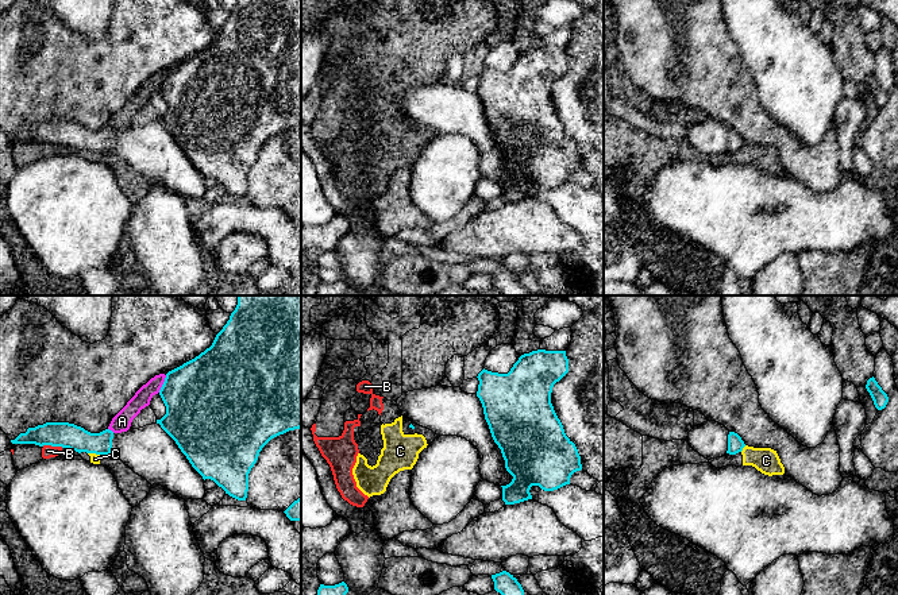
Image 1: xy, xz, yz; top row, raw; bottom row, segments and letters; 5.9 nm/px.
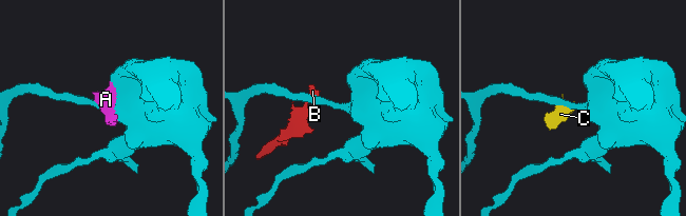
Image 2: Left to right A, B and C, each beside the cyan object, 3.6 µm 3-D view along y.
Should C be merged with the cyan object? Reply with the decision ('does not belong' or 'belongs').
does not belong

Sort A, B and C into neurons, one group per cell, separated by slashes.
A / B C

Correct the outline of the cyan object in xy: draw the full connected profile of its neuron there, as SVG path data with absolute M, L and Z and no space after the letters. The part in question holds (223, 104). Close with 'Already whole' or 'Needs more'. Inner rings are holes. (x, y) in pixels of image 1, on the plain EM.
M238 0L223 27L216 32L212 43L194 57L169 69L159 88L166 104L166 112L157 121L176 139L192 165L203 177L213 178L226 192L246 198L248 171L258 158L262 146L274 135L301 125L301 0Z. Already whole

